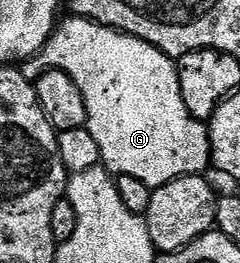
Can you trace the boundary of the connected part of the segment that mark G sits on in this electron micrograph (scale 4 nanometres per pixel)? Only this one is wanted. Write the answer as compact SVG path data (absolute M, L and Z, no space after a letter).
M68 16L52 31L42 49L43 56L45 67L66 72L70 80L78 84L78 92L82 92L82 100L86 100L86 129L98 144L101 163L113 175L134 176L134 180L142 180L142 184L155 188L181 178L183 174L203 175L204 169L209 169L212 149L208 127L203 121L190 116L182 100L177 63L167 54L134 36L100 26L88 18Z

